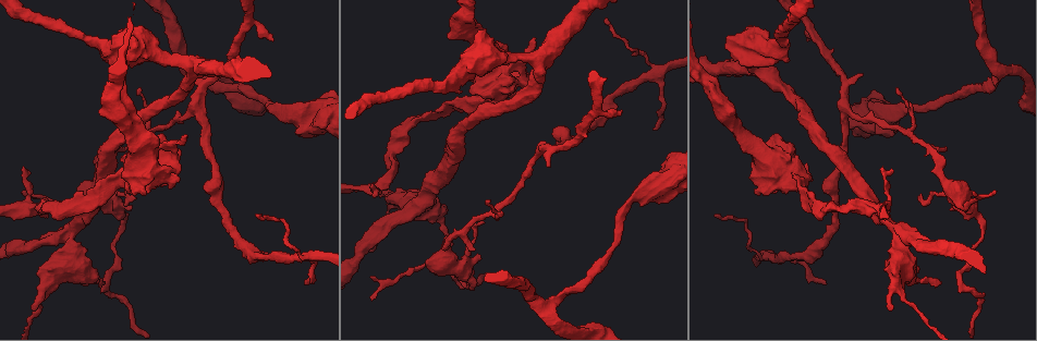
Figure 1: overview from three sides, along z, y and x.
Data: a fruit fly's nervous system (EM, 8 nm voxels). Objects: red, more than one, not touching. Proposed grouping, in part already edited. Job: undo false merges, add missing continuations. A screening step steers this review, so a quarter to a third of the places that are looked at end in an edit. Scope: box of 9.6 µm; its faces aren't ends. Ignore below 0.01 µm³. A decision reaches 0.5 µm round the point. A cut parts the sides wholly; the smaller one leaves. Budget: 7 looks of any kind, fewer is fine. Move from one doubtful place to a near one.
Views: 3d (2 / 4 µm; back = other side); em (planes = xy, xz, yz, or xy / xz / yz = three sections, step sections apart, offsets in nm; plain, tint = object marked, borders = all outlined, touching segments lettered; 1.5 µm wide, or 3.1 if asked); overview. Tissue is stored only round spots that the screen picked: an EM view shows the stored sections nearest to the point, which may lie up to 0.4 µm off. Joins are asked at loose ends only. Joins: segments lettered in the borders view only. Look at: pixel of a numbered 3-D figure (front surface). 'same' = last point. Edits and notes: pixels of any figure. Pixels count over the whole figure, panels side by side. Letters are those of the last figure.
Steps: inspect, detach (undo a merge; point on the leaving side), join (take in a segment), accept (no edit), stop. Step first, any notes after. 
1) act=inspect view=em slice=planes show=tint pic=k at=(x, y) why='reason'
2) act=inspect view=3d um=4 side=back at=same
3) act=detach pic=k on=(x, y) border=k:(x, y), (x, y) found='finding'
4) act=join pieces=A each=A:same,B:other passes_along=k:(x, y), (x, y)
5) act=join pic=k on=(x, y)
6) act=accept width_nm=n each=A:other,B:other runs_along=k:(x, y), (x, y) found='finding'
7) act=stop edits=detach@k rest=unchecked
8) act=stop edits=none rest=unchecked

act=inspect view=em slice=yz step=8 show=tint pic=1 at=(148, 128) why='arms part here'

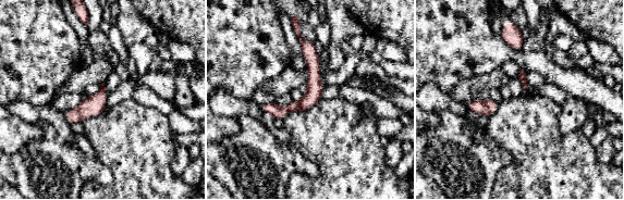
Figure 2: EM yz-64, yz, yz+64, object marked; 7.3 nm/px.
act=inspect view=em slice=planes show=borders at=same

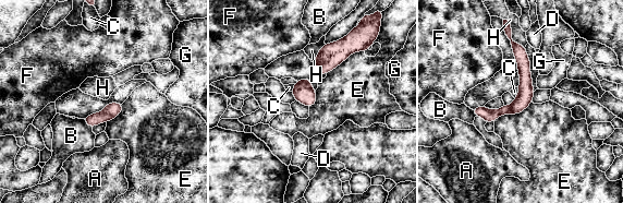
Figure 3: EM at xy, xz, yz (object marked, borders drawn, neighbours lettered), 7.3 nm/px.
act=accept longest_contact=E:320nm each=A:other,B:other,C:other,D:other,E:other,F:other,G:other,H:other border=3:(532, 102), (493, 121) found='all the same cell'

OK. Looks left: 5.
act=inspect view=em slice=planes show=tint pic=1 at=(273, 106) why='thick turns thin'

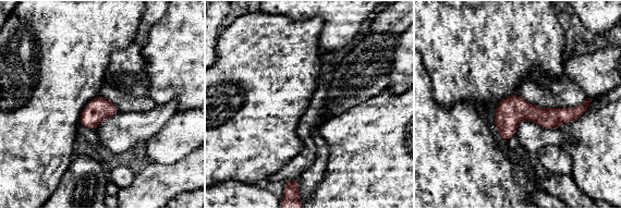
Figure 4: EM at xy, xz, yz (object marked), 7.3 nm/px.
act=inspect view=em slice=planes show=borders at=same

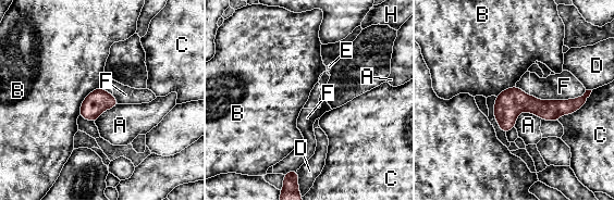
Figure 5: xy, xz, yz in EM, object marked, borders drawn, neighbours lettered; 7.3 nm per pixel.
act=accept longest_contact=F:420nm each=A:other,B:other,C:other,D:other,E:other,F:other,H:other found='all the same cell'

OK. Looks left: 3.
act=inspect view=3d um=2 pic=1 at=(32, 307) why='an open end'

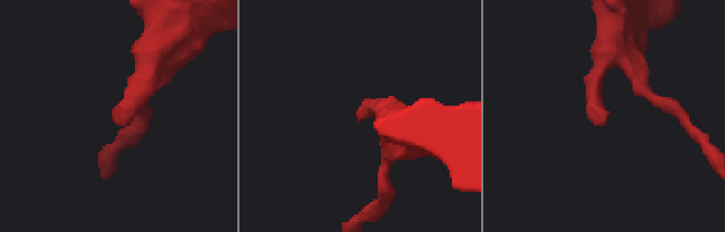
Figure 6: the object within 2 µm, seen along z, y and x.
act=inspect view=em slice=xz step=4 show=tint pic=6 at=(608, 119)

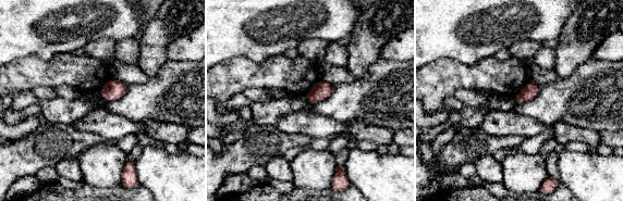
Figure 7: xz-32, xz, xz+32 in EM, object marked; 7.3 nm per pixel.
act=inspect view=em slice=xz step=4 show=borders at=same why='see the neighbours'

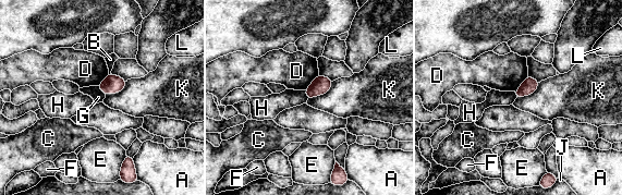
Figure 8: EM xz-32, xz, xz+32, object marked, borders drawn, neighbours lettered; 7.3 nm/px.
act=accept each=A:other,B:other,C:other,D:other,E:other,F:other,G:other,H:other,J:other,K:other,L:other border=8:(333, 81), (326, 93), (307, 100) found='no lettered segment goes on from it'

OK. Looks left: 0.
act=stop edits=none rest=unchecked

